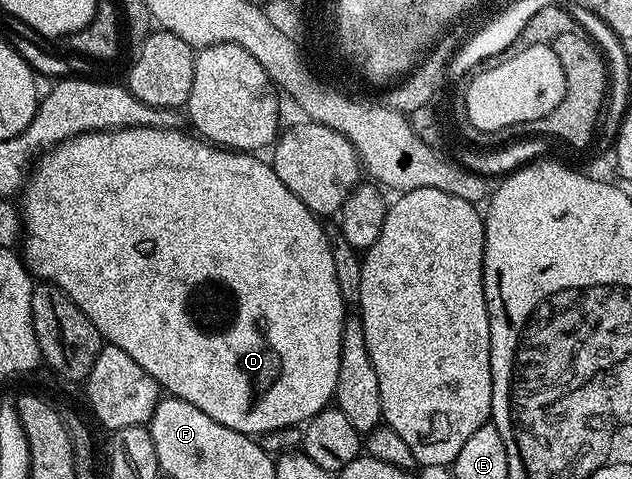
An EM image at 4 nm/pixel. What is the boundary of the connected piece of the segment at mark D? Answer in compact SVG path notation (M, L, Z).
M123 126L120 130L91 130L85 134L68 138L64 142L59 142L52 149L44 151L33 165L28 181L22 187L22 197L18 202L22 215L22 247L24 246L22 257L24 265L37 279L51 282L53 286L56 286L62 292L66 292L66 296L70 296L70 300L74 300L74 304L78 304L81 312L92 321L94 328L107 345L122 348L122 352L126 352L126 356L131 356L136 363L142 364L142 368L146 368L146 372L150 372L150 376L154 376L154 380L171 397L186 400L190 404L194 404L194 408L202 408L202 412L206 412L206 416L210 416L218 424L226 424L226 428L234 428L234 432L242 432L249 436L272 434L275 430L286 429L287 426L298 425L297 427L299 427L301 424L307 424L315 414L329 409L330 403L335 399L336 385L338 384L338 364L342 361L342 328L346 317L346 305L342 298L342 292L338 288L337 273L334 272L329 231L320 227L321 219L298 196L290 192L286 185L282 184L282 180L278 178L265 159L263 162L260 156L252 152L237 152L221 148L195 133L183 134L182 131L183 129L180 128L166 126Z

